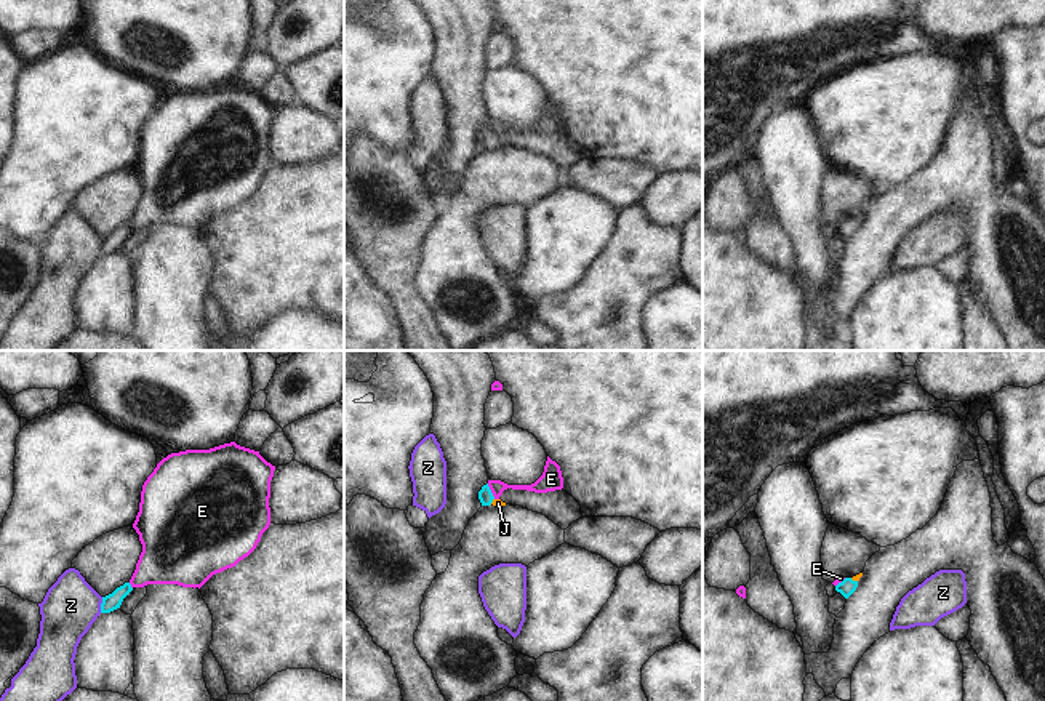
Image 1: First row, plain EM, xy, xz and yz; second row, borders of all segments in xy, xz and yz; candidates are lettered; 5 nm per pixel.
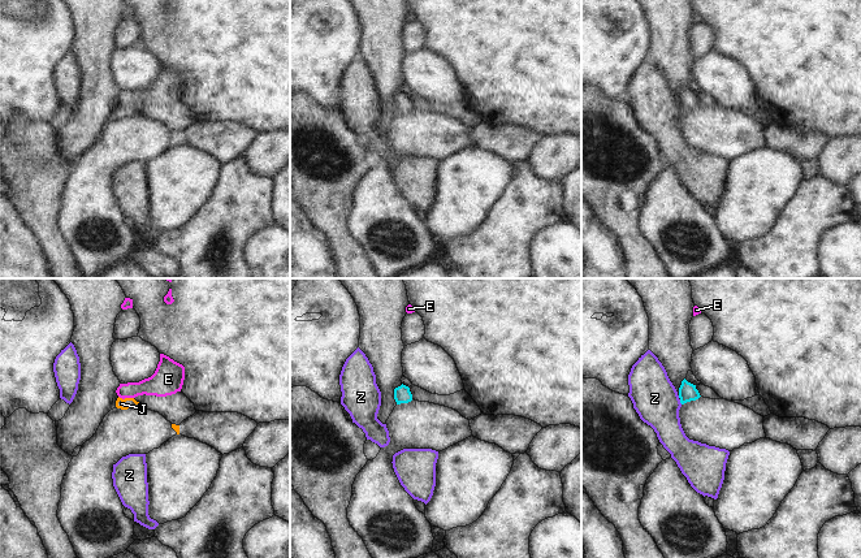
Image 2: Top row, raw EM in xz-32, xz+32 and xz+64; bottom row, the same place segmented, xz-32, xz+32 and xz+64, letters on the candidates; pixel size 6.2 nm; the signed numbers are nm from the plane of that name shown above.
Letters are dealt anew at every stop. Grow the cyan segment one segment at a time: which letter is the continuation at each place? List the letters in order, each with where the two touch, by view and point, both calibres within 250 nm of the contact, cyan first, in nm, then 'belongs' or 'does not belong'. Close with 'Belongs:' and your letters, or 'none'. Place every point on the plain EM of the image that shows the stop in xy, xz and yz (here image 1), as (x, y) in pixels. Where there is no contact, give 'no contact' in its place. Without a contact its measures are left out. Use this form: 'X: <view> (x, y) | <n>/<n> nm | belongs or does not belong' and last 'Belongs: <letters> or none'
E: xz (490, 133) | 70/70 nm | does not belong
J: yz (852, 221) | 80/30 nm | belongs
Z: xy (101, 247) | 90/280 nm | does not belong
Belongs: J

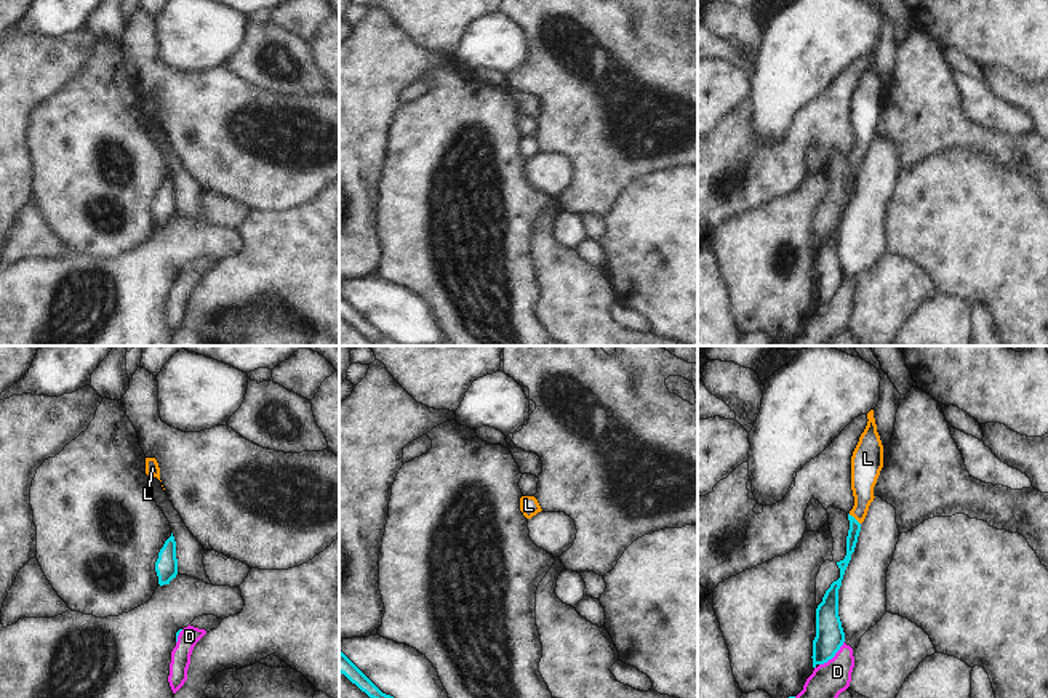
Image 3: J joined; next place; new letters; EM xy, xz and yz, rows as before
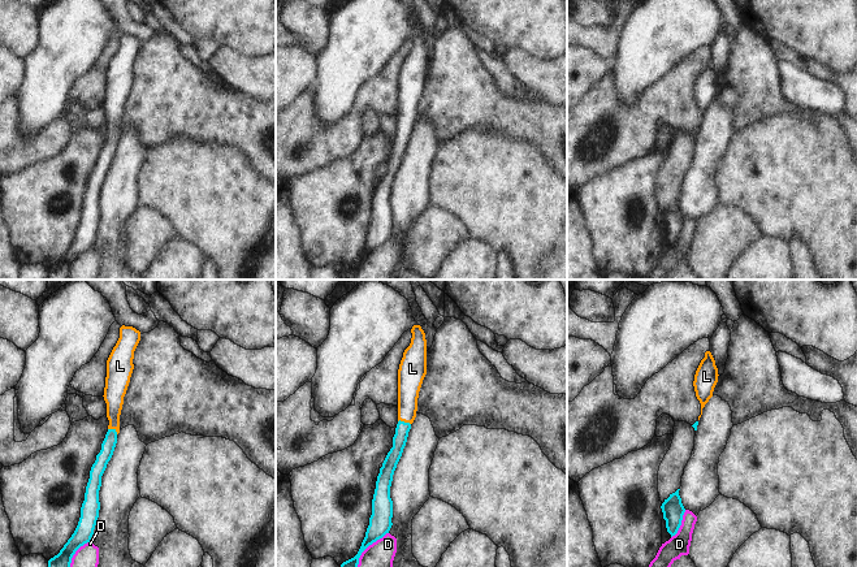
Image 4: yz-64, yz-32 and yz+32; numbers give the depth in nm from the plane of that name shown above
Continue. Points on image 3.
D: yz (834, 296) | 140/180 nm | does not belong
L: yz (855, 160) | 60/140 nm | belongs
Belongs: L

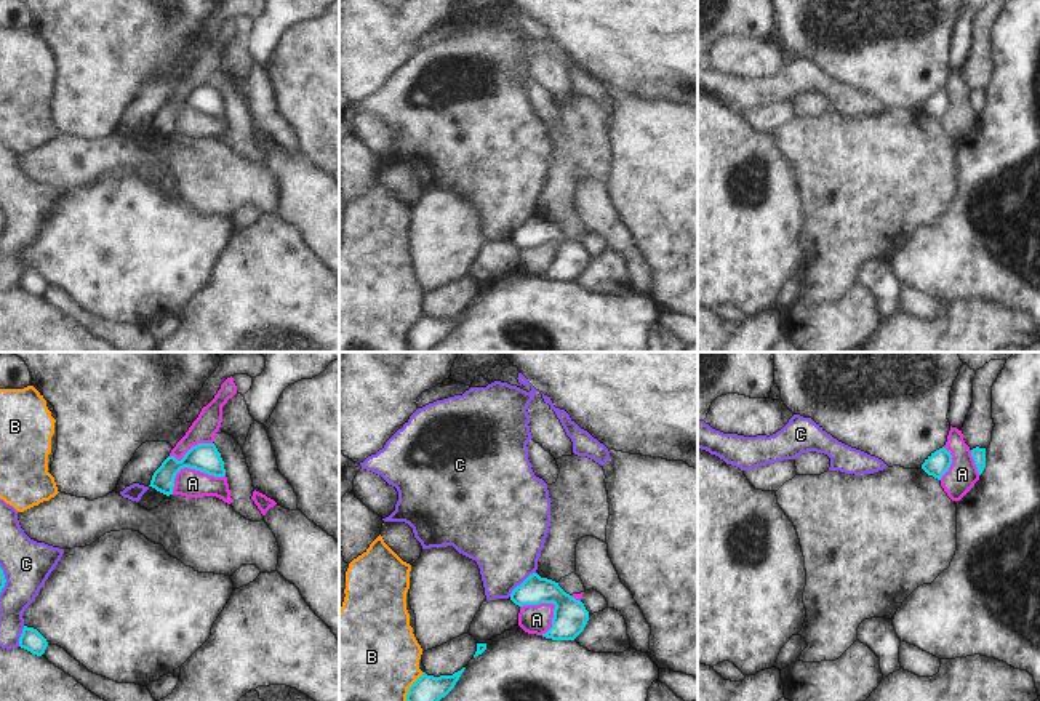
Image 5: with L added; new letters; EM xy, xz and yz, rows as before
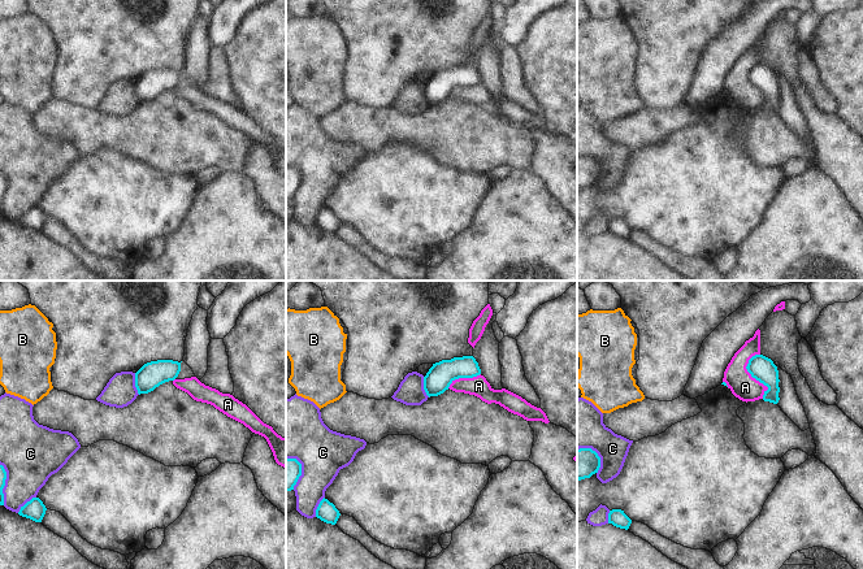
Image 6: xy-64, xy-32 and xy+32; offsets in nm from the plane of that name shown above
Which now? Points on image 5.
A: xy (191, 109) | 140/140 nm | does not belong
B: xz (408, 333) | 160/480 nm | does not belong
C: xz (522, 224) | 140/380 nm | does not belong
Belongs: none

